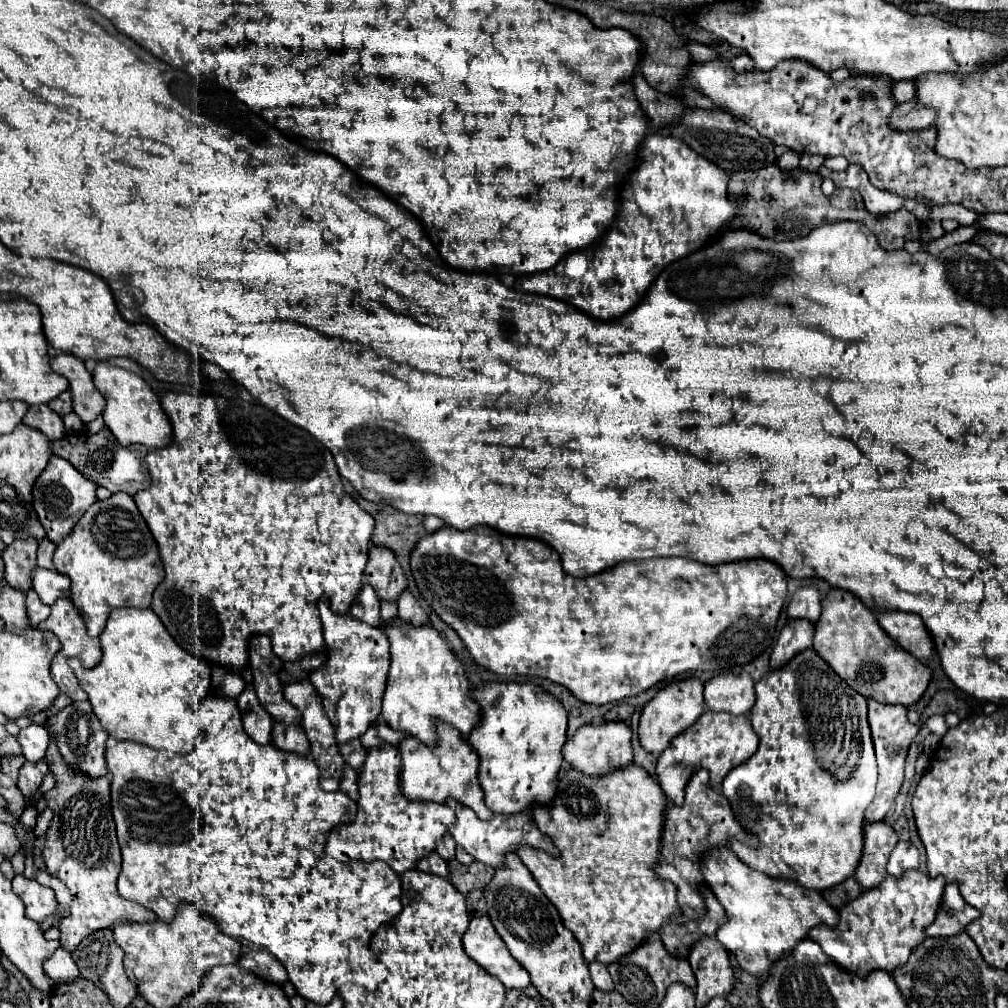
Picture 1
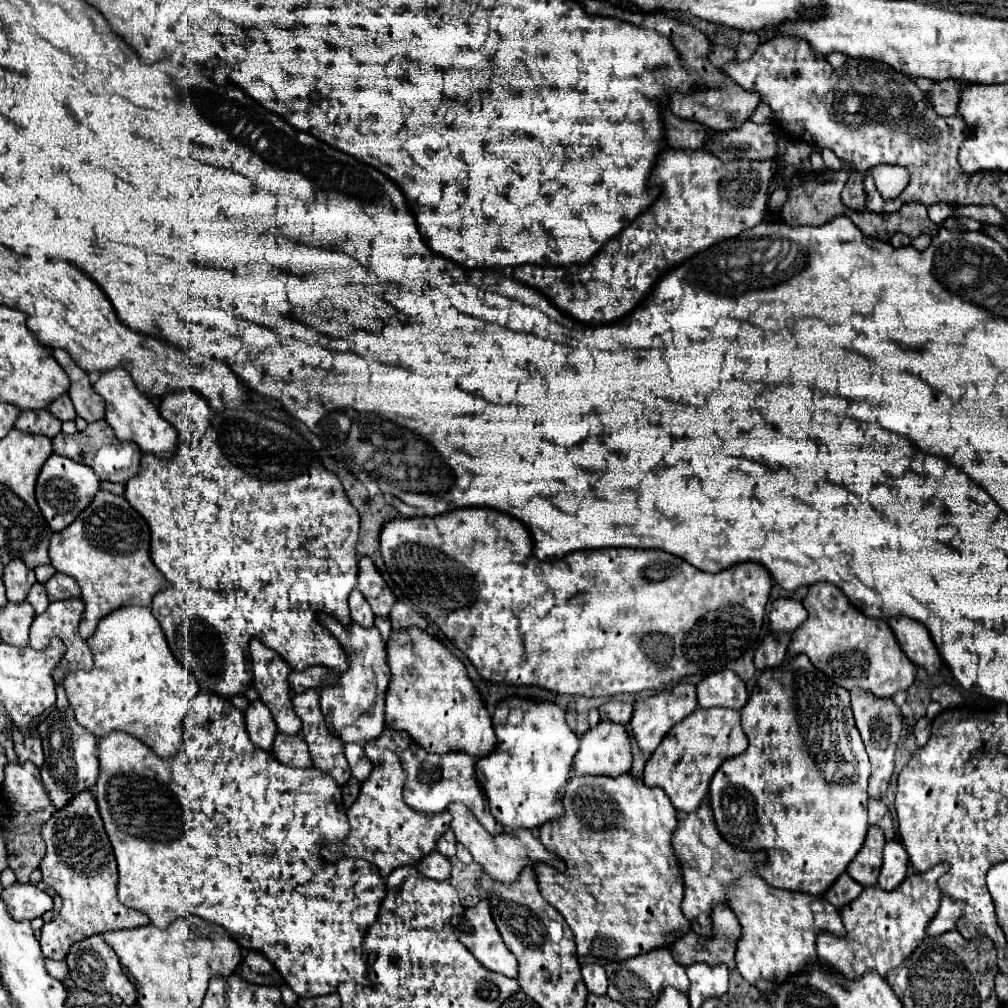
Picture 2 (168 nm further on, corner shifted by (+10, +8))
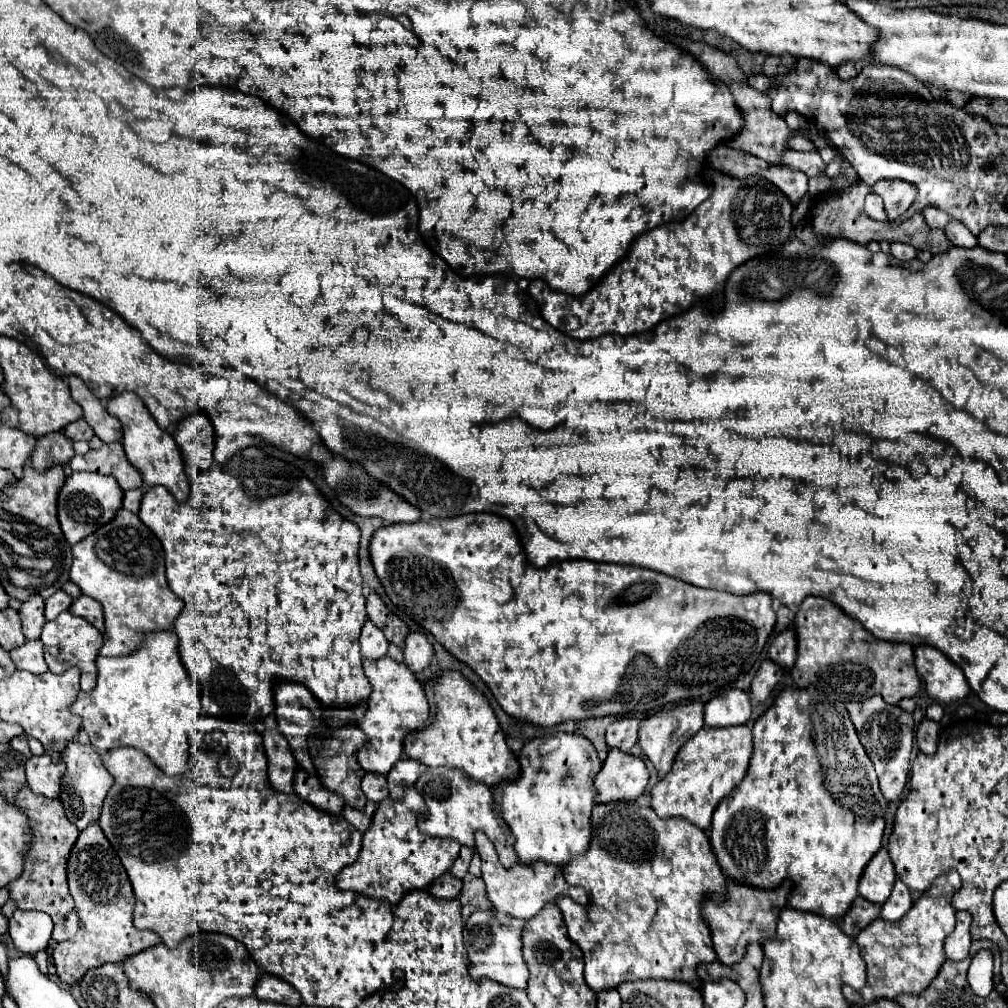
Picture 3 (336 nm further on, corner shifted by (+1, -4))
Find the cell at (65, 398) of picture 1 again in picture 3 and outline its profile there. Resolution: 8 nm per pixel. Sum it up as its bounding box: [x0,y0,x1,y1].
[63,419,93,441]

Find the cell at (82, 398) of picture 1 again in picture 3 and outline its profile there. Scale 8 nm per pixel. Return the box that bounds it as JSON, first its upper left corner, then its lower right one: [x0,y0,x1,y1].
[67,375,121,443]

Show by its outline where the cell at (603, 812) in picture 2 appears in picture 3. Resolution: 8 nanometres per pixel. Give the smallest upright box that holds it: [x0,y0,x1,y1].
[555,801,725,991]

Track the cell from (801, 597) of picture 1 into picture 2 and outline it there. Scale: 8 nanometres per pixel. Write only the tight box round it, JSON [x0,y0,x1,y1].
[770,599,808,635]

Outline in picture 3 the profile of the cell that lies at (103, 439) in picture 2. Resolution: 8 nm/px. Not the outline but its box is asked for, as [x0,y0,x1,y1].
[69,441,143,491]

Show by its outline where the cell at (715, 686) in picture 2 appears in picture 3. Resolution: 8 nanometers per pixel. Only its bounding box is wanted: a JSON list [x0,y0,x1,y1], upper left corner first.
[705,689,751,727]

